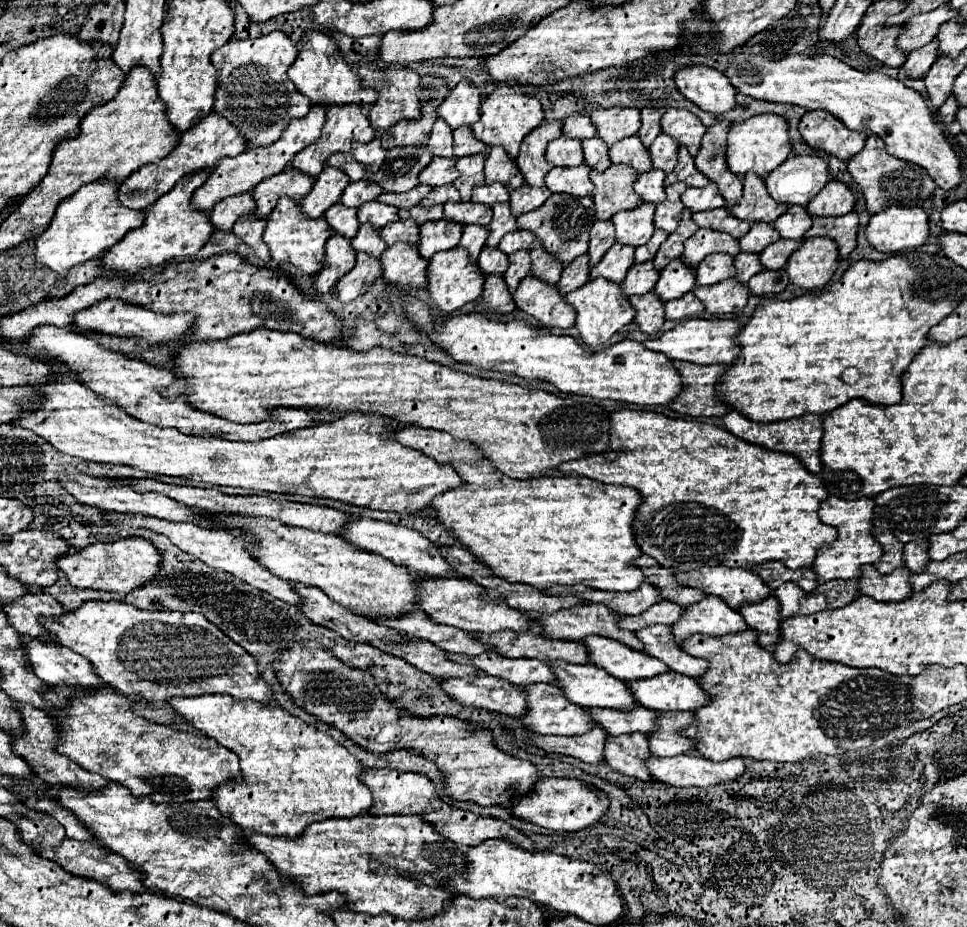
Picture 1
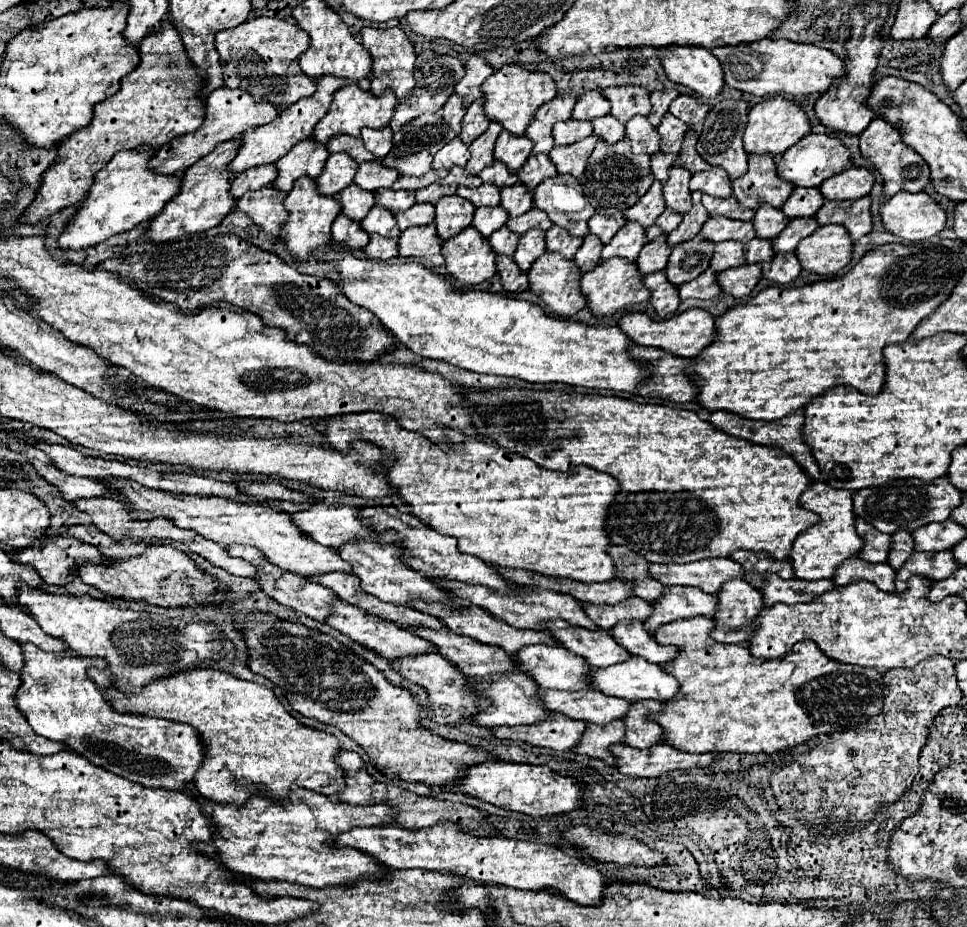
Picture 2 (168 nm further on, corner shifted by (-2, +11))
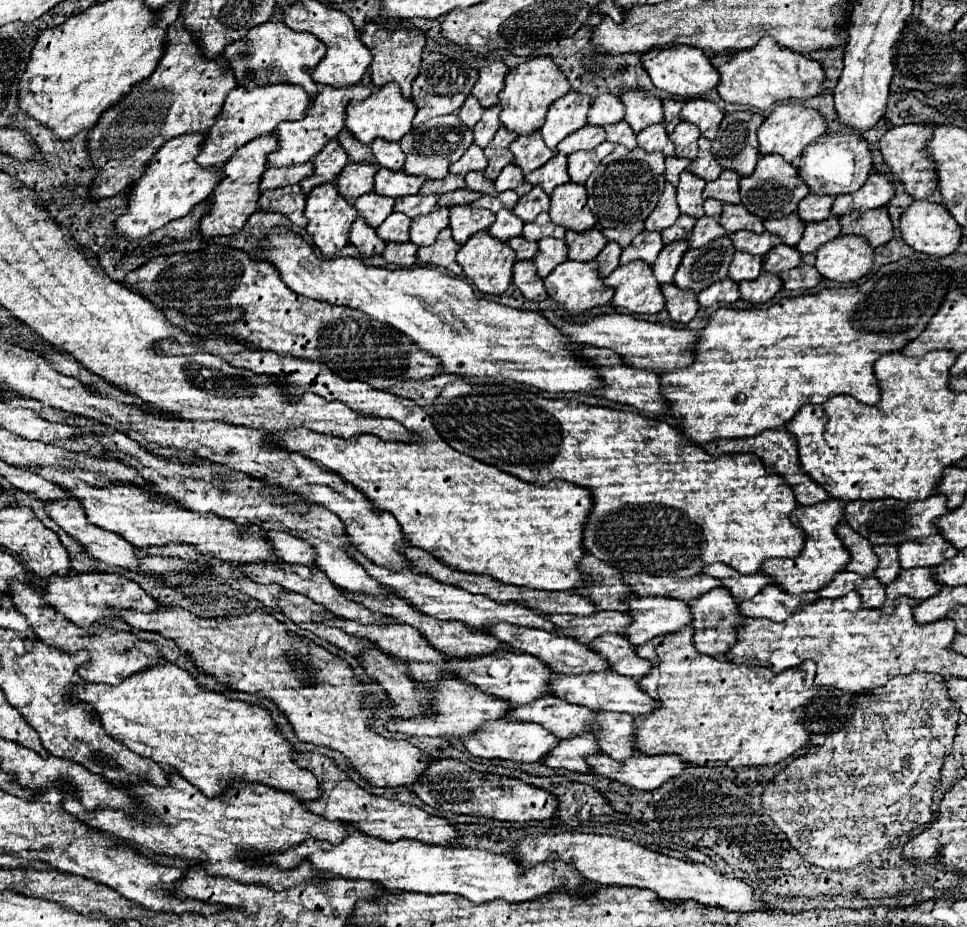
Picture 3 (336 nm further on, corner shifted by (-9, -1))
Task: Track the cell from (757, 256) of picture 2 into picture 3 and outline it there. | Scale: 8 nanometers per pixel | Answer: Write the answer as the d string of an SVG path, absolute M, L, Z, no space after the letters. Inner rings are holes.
M778 245L776 249L772 249L764 257L764 271L782 273L782 271L790 271L790 269L798 267L800 263L802 263L802 255L800 255L800 251L796 247Z

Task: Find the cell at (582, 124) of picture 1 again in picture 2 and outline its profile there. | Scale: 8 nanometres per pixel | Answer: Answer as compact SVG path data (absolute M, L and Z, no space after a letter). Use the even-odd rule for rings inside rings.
M587 91L585 95L581 95L577 99L571 119L593 121L593 119L603 117L607 113L609 113L609 101L605 101L605 97L601 97L601 93L597 93L597 91Z

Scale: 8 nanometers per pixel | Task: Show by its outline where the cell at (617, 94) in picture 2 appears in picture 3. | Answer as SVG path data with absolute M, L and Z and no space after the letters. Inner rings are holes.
M628 91L622 95L622 103L626 107L624 119L630 123L634 133L640 133L644 127L662 121L662 101L648 91Z

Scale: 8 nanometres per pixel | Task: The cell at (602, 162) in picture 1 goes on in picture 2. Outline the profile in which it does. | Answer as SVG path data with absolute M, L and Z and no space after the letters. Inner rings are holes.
M605 115L605 117L597 117L593 119L593 135L601 141L605 141L607 145L615 145L623 139L625 135L625 125L619 123L613 115Z

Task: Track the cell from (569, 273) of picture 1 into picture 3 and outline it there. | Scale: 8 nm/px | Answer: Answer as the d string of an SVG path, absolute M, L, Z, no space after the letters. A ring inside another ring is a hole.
M610 241L610 243L598 253L596 261L598 261L598 273L600 273L602 279L606 279L606 277L618 267L620 253L622 253L622 249L620 249L620 245L616 245L614 241Z

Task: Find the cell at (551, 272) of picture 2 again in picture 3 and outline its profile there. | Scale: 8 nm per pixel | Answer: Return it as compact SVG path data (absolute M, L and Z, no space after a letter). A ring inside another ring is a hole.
M564 261L544 279L544 285L548 295L570 315L582 315L596 305L606 305L614 297L614 289L598 277L596 261Z

